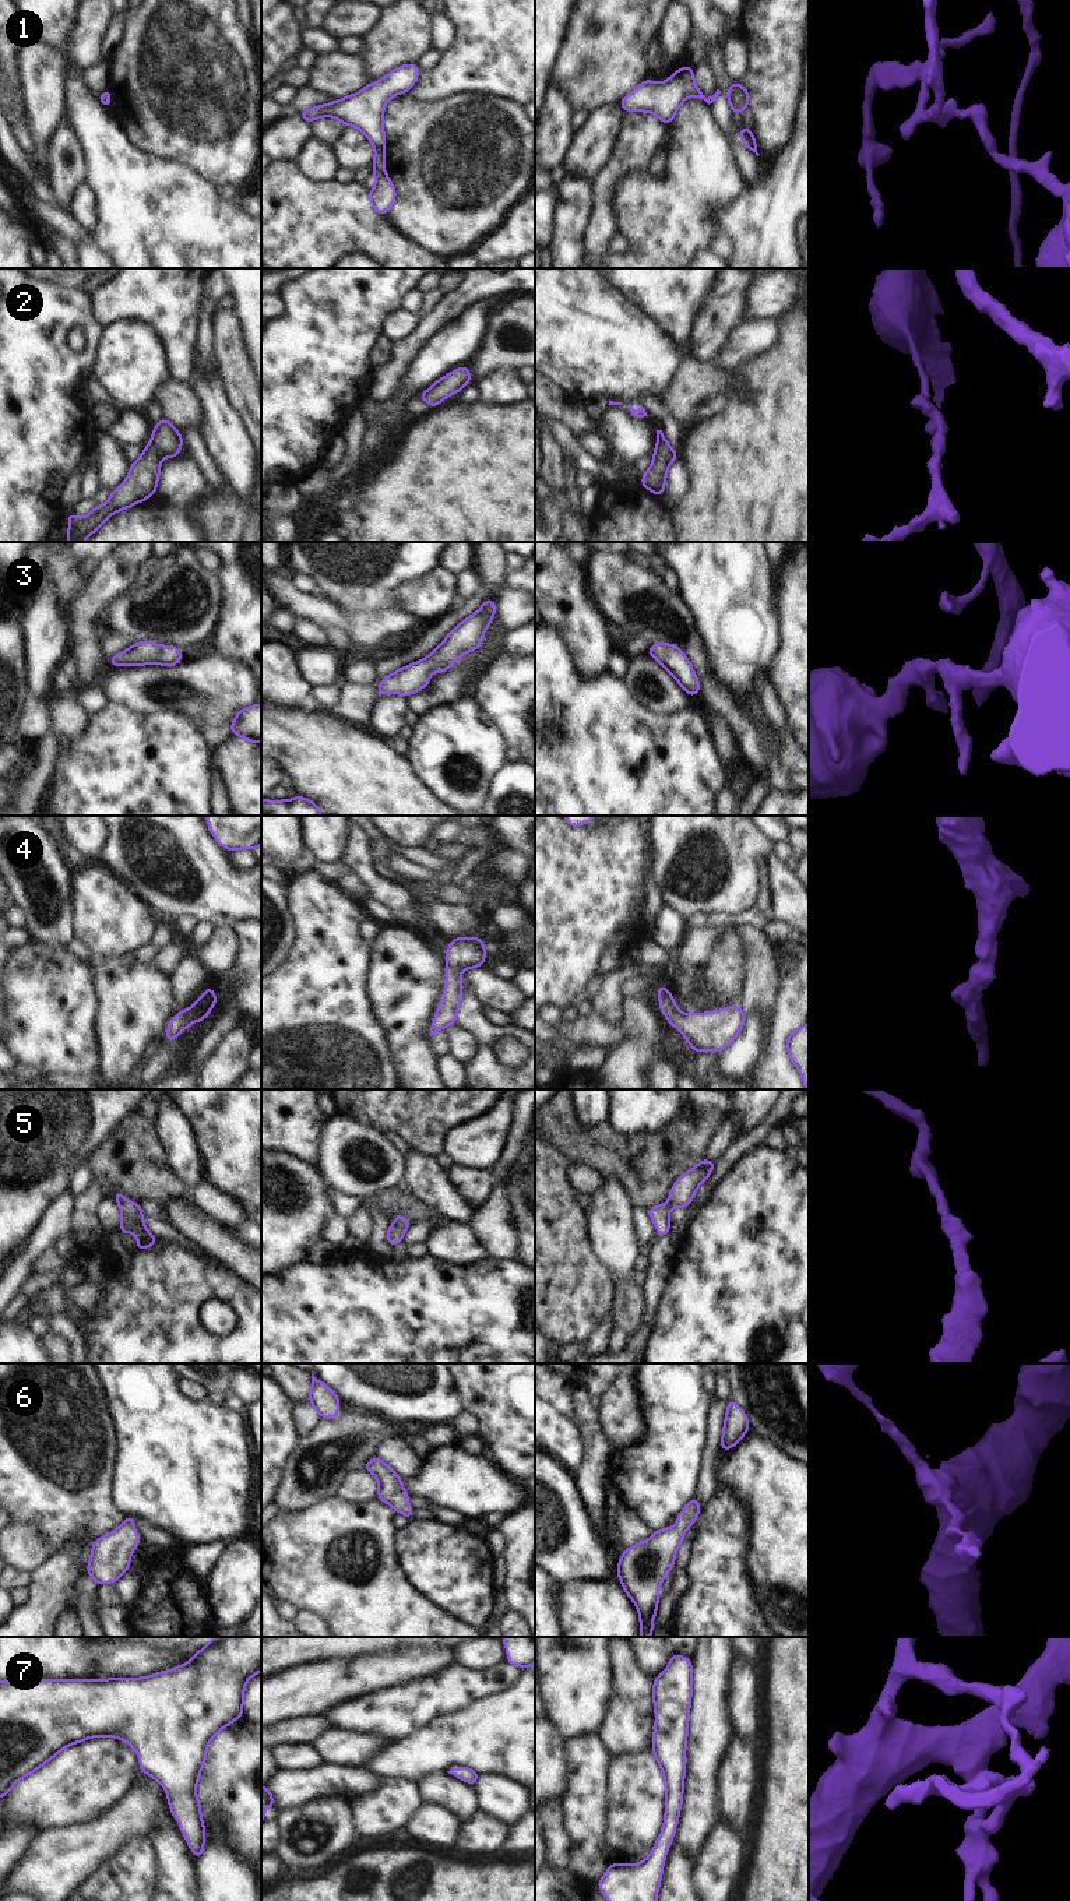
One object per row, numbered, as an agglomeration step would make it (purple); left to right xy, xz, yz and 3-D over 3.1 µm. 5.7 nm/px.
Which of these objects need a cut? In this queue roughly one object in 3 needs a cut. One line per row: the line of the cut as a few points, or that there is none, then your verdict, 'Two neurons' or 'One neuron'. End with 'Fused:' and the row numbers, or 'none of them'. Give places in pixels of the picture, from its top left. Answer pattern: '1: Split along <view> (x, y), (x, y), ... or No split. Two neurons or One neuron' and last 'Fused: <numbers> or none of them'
1: No split. One neuron
2: No split. One neuron
3: No split. One neuron
4: No split. One neuron
5: No split. One neuron
6: No split. One neuron
7: No split. One neuron
Fused: none of them.

